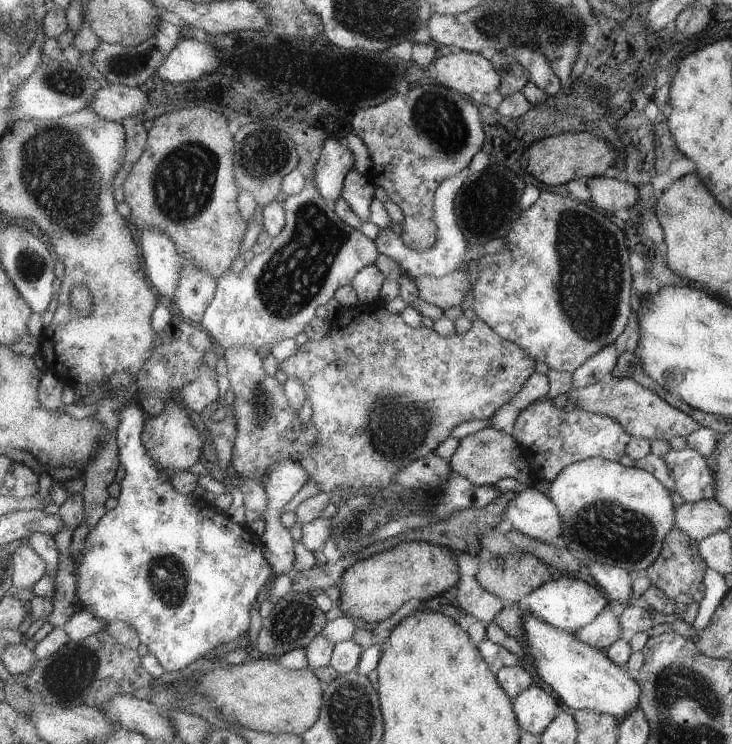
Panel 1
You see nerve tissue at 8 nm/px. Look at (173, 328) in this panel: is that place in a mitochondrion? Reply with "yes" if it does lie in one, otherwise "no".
no

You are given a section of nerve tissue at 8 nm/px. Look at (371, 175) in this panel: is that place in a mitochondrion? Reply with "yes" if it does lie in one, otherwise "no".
no

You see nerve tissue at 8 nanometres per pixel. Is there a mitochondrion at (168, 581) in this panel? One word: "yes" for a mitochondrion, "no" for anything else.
yes

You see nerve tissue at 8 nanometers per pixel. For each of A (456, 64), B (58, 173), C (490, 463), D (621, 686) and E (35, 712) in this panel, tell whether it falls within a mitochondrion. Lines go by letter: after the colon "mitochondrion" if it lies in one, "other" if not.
A: other
B: mitochondrion
C: other
D: other
E: other

